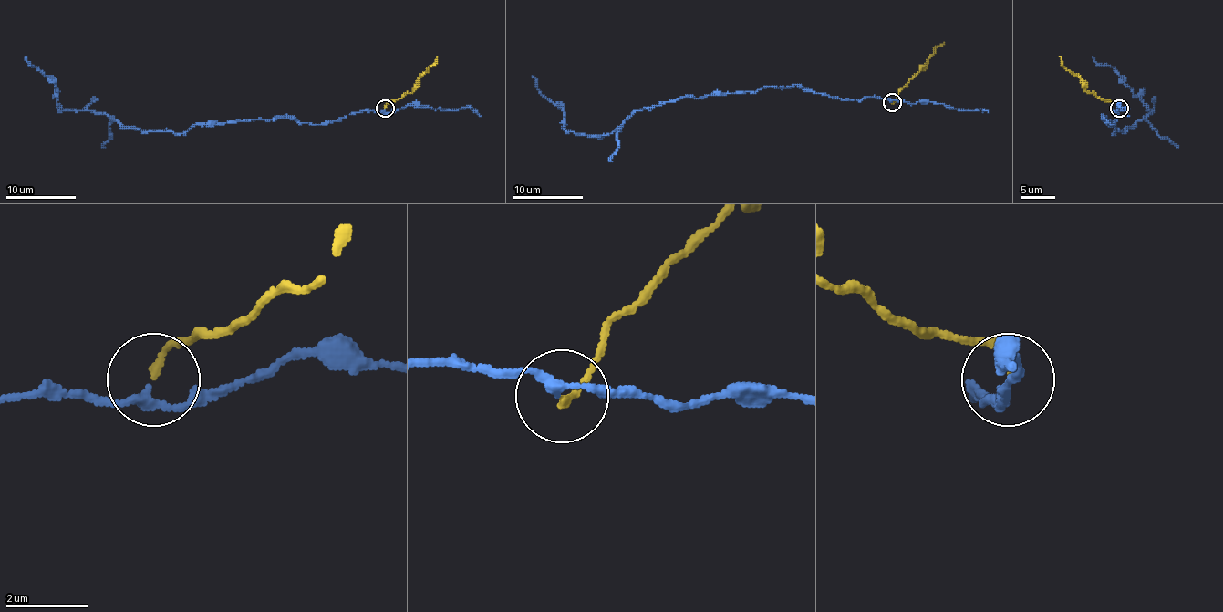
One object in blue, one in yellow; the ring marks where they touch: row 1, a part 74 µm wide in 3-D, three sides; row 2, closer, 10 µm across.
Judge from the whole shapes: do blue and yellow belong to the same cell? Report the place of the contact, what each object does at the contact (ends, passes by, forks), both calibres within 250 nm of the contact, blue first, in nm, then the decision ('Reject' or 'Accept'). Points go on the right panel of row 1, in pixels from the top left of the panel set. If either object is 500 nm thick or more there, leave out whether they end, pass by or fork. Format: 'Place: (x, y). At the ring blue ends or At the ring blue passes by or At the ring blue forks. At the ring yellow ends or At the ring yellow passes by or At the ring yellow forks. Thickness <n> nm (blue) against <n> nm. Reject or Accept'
Place: (1119, 108). At the ring blue passes by. At the ring yellow ends. Thickness 200 nm (blue) against 160 nm. Accept

